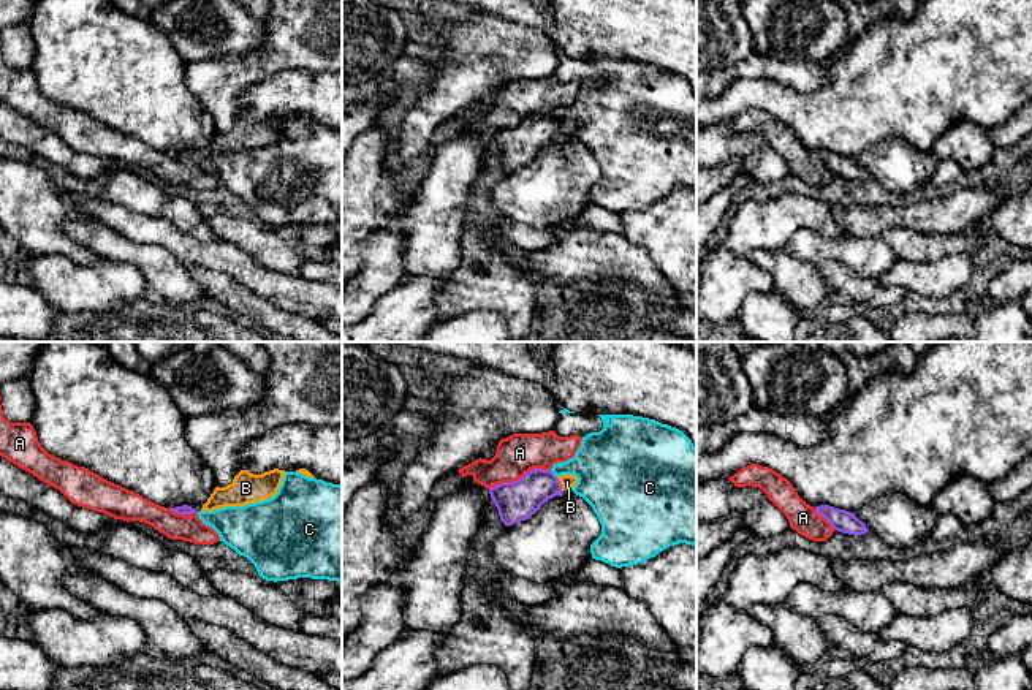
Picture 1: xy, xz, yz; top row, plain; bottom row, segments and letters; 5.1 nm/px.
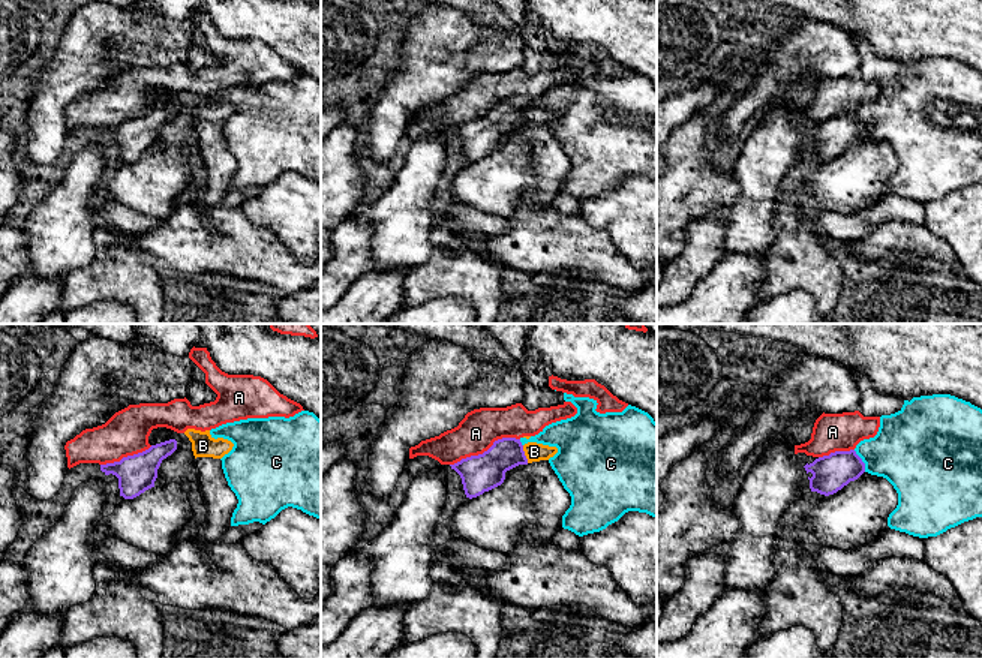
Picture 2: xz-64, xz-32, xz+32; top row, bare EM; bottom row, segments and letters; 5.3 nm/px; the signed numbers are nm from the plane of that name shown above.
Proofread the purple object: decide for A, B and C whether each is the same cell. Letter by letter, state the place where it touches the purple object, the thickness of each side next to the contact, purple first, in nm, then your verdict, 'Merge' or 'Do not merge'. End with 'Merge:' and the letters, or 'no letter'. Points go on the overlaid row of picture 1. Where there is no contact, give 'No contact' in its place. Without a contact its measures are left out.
A: Touches purple at xz (519, 478). Thickness 200 nm (purple) against 200 nm. Do not merge
B: Touches purple at xz (561, 485). Thickness 200 nm (purple) against 70 nm. Merge
C: Touches purple at xz (554, 475). Thickness 200 nm (purple) against 300 nm. Do not merge
Merge: B

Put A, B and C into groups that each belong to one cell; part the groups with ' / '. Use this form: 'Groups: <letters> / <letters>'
Groups: A / B / C

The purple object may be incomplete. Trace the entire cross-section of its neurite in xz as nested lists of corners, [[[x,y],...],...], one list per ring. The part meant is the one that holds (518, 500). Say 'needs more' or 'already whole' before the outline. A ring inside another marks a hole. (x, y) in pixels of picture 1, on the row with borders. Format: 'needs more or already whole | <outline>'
needs more | [[[533,468],[513,483],[500,483],[489,489],[491,499],[505,525],[529,519],[549,499],[575,487],[575,475],[556,476],[551,470]]]

